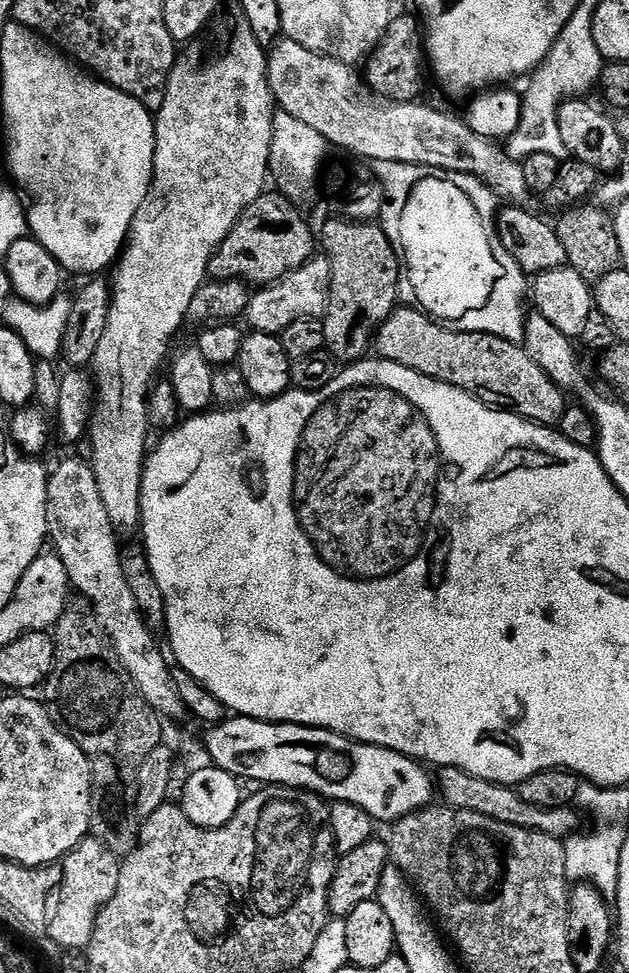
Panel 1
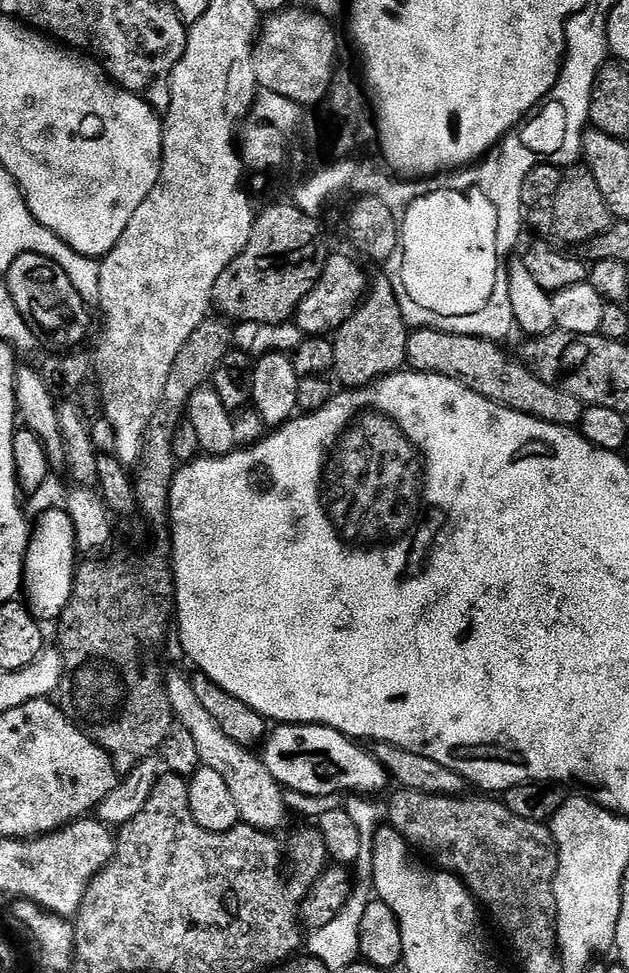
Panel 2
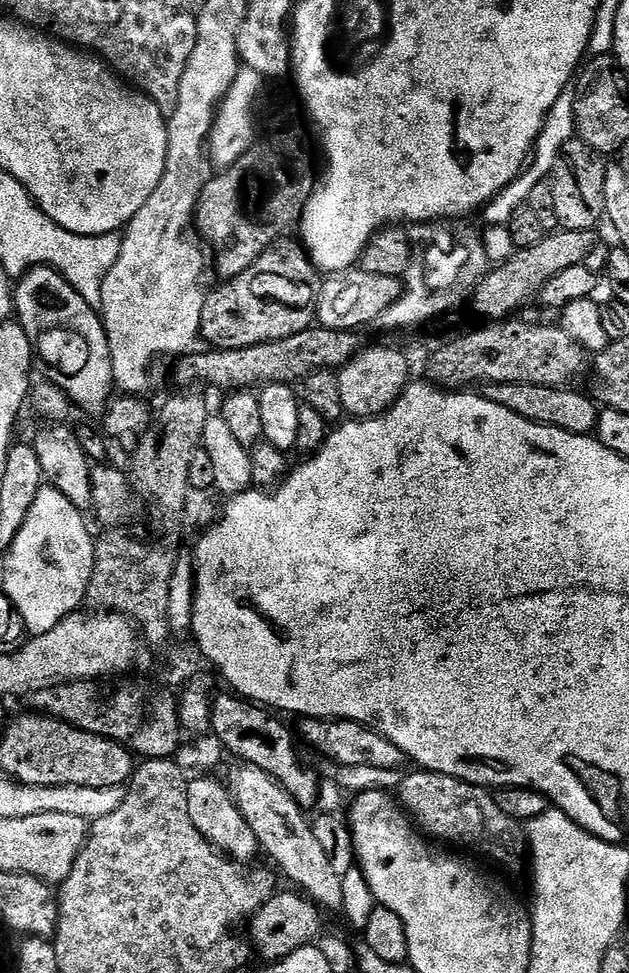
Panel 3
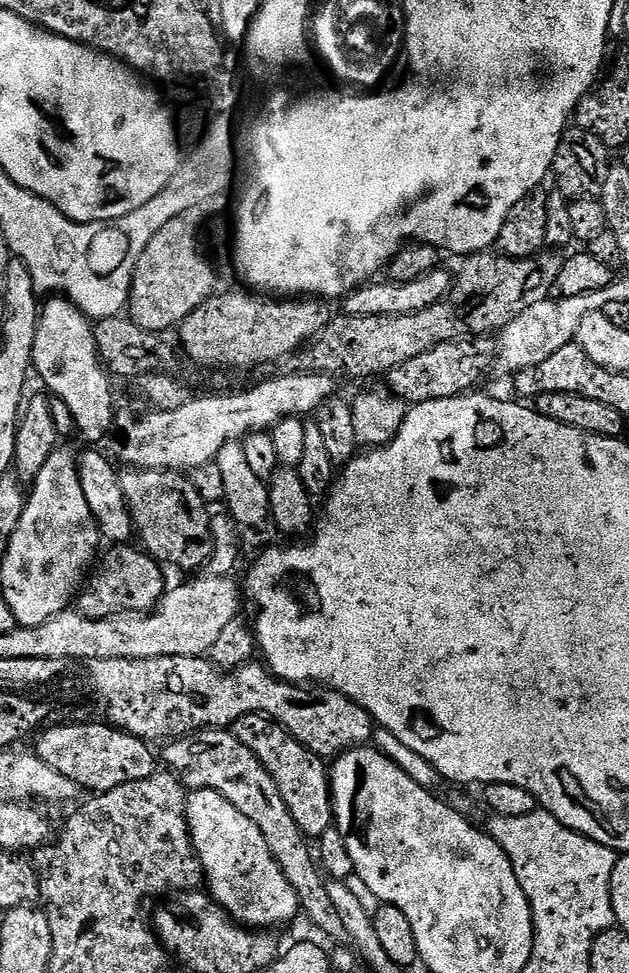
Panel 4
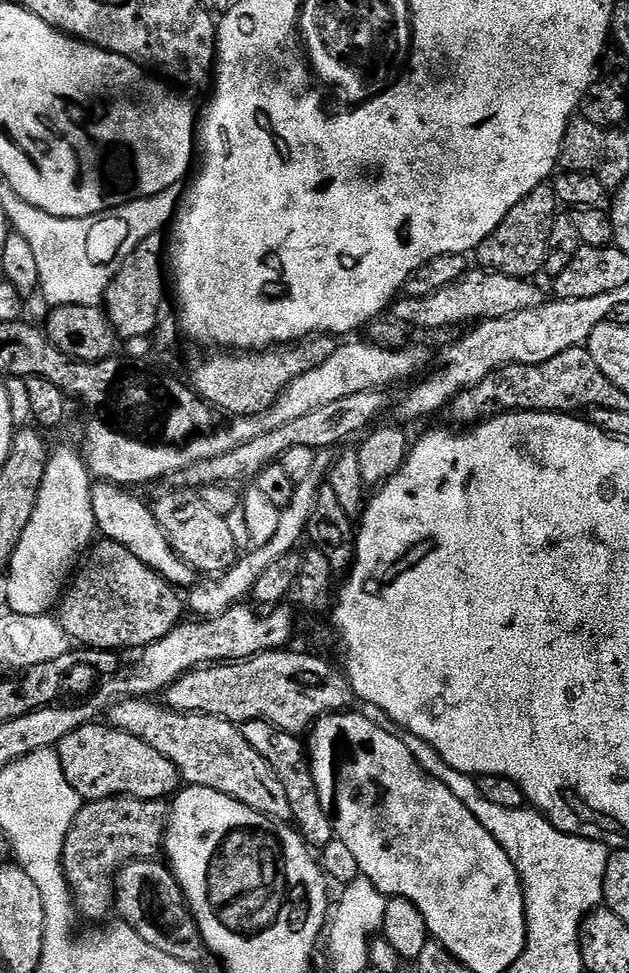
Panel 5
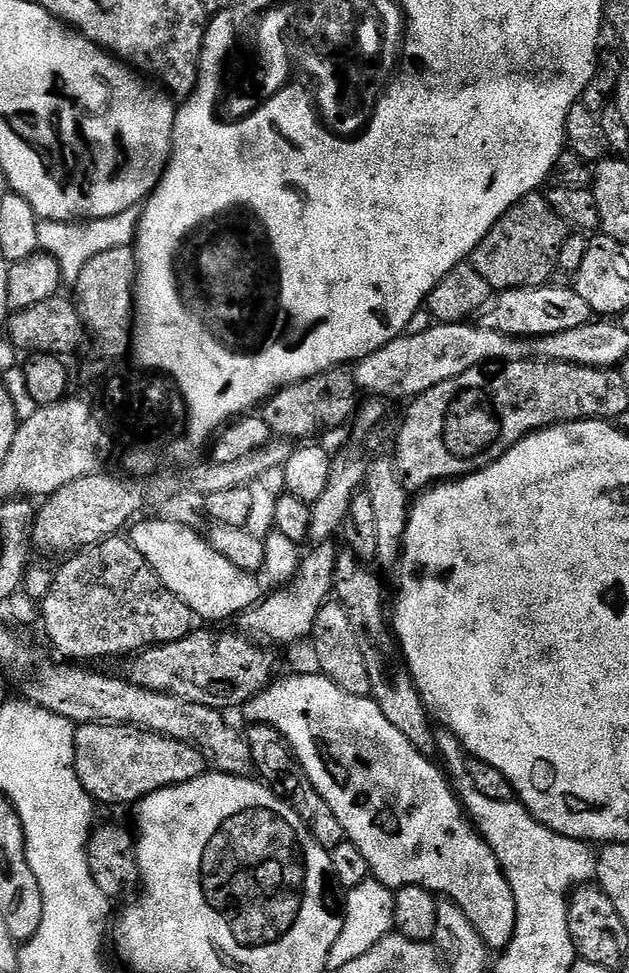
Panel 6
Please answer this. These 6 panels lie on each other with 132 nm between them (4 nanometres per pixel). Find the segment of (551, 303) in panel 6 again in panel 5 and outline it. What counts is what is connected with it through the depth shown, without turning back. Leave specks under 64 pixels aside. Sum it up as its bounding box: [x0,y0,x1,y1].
[390,270,545,332]

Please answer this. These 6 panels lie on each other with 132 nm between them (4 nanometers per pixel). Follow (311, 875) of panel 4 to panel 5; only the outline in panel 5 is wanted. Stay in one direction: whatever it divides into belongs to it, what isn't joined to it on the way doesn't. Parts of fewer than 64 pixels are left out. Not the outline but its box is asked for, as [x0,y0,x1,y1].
[107,696,292,822]

